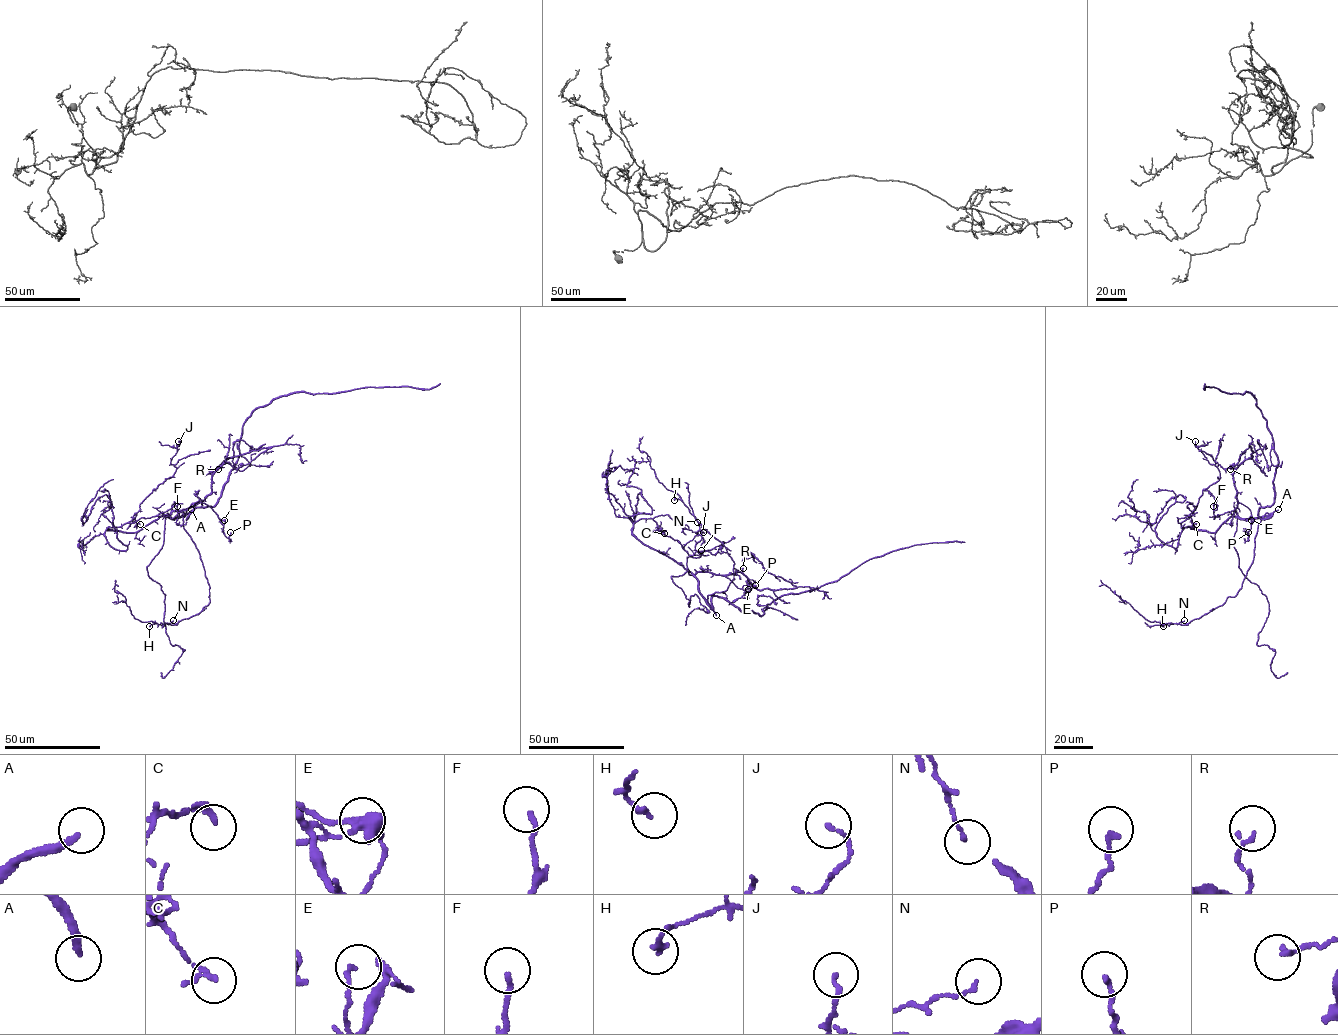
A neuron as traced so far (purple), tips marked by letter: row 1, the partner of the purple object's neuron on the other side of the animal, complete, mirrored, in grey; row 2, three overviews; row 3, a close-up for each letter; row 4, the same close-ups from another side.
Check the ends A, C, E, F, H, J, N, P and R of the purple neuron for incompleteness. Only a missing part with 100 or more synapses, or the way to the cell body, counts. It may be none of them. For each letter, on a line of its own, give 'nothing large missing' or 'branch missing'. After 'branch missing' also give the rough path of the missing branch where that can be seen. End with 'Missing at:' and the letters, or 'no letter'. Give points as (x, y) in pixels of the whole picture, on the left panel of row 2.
A: branch missing | (191, 509), (191, 505), (155, 466), (131, 448), (91, 429), (67, 412)
C: nothing large missing
E: nothing large missing
F: nothing large missing
H: nothing large missing
J: nothing large missing
N: nothing large missing
P: nothing large missing
R: nothing large missing
Missing at: A

